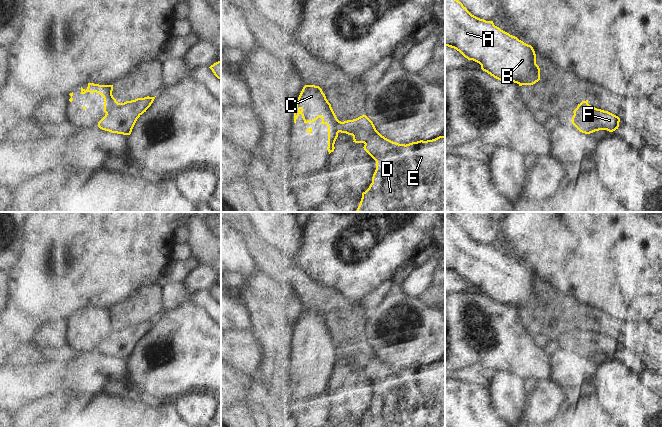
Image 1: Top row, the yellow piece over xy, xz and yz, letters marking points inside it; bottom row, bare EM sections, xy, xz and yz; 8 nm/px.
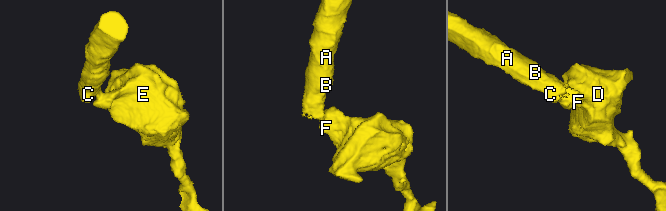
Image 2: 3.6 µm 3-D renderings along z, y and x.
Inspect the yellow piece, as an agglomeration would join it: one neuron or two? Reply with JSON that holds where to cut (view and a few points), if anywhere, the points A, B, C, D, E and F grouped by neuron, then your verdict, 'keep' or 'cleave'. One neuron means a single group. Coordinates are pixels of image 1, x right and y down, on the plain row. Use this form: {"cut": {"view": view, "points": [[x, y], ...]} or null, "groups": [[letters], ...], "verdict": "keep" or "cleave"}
{"cut": {"view": "xy", "points": [[117, 326], [106, 337]]}, "groups": [["A", "B", "C"], ["D", "E", "F"]], "verdict": "cleave"}

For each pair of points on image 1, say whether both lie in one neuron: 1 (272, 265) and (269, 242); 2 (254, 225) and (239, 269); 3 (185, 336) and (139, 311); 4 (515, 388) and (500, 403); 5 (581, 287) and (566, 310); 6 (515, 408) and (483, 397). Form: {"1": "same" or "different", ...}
{"1": "different", "2": "different", "3": "different", "4": "same", "5": "different", "6": "different"}

